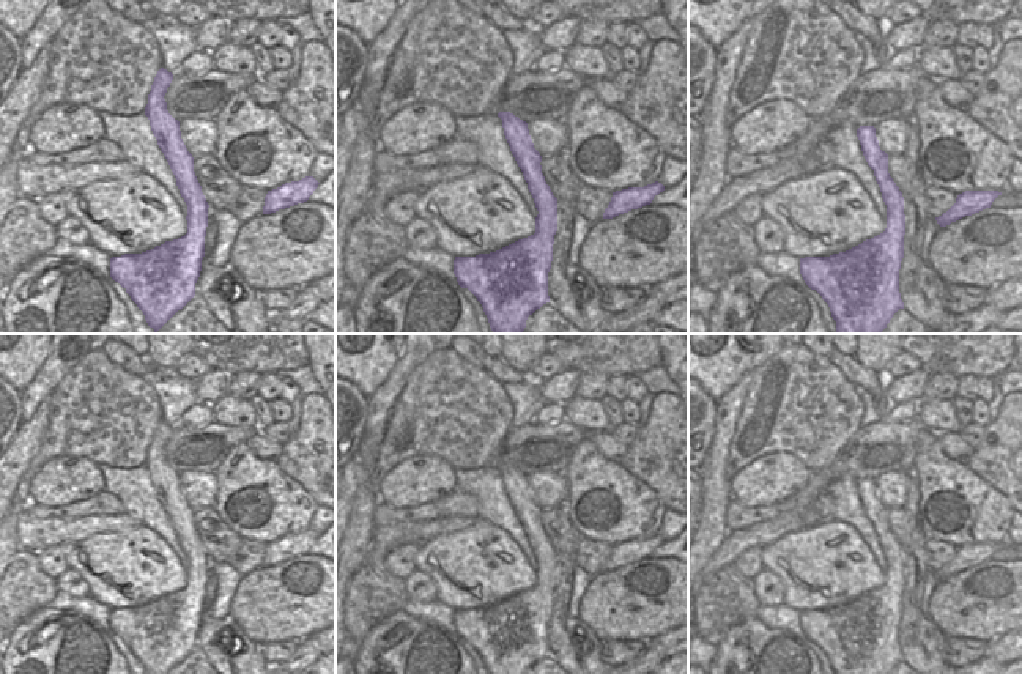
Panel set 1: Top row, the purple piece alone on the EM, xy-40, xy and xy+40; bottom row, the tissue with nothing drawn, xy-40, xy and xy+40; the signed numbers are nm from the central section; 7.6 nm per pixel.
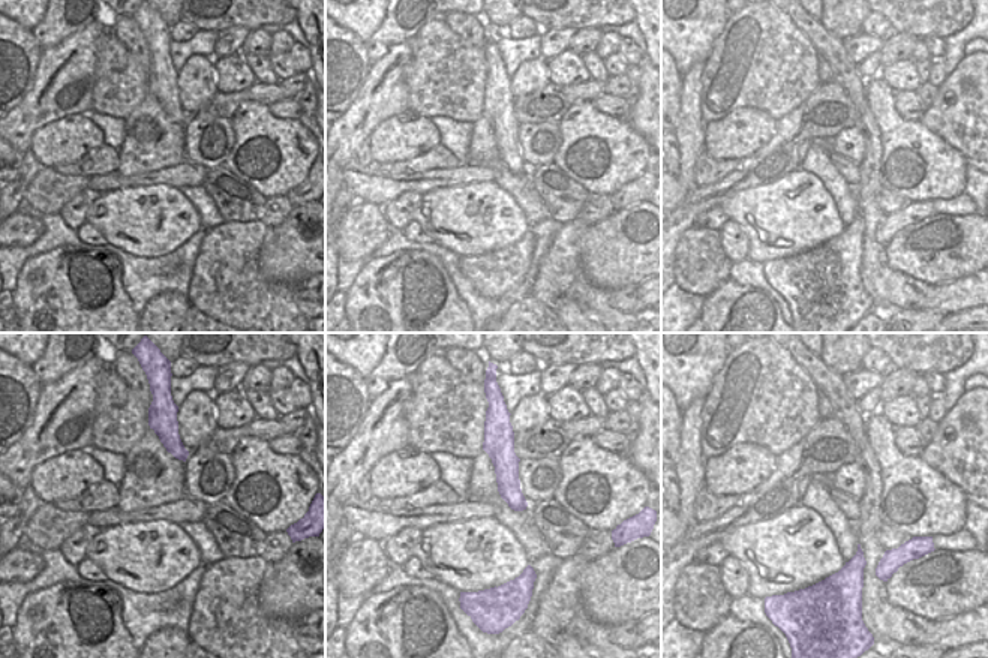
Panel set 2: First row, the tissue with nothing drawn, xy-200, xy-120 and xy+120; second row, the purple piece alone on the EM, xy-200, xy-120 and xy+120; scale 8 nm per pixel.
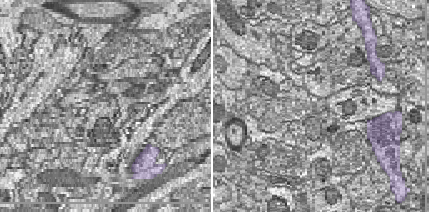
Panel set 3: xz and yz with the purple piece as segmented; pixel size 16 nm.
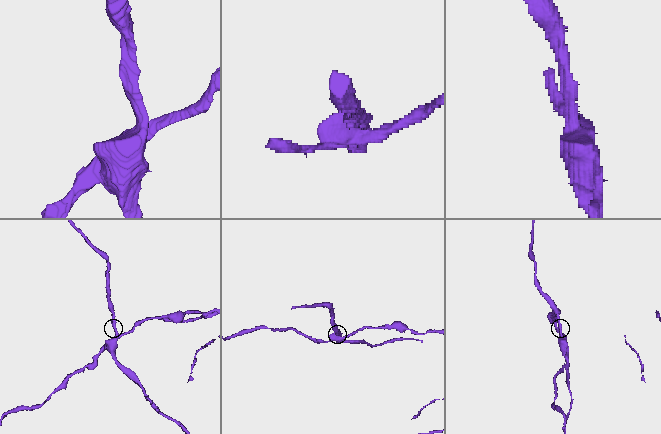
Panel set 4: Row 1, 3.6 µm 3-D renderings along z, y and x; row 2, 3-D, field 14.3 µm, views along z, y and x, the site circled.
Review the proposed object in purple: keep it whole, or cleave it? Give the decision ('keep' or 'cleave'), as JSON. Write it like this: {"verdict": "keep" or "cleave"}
{"verdict": "cleave"}

